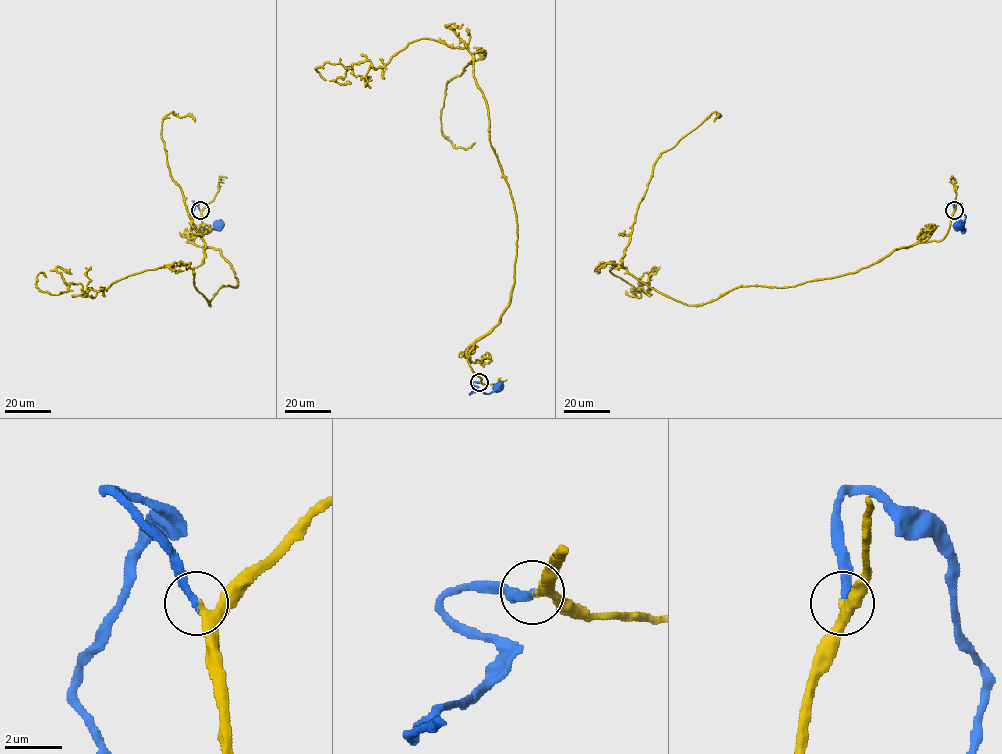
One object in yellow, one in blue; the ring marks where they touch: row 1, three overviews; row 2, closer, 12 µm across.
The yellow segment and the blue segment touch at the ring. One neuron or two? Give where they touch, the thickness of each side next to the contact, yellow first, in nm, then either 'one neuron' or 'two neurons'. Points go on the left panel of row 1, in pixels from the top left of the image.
place (200, 210); calibres 280 and 280 nm; one neuron

